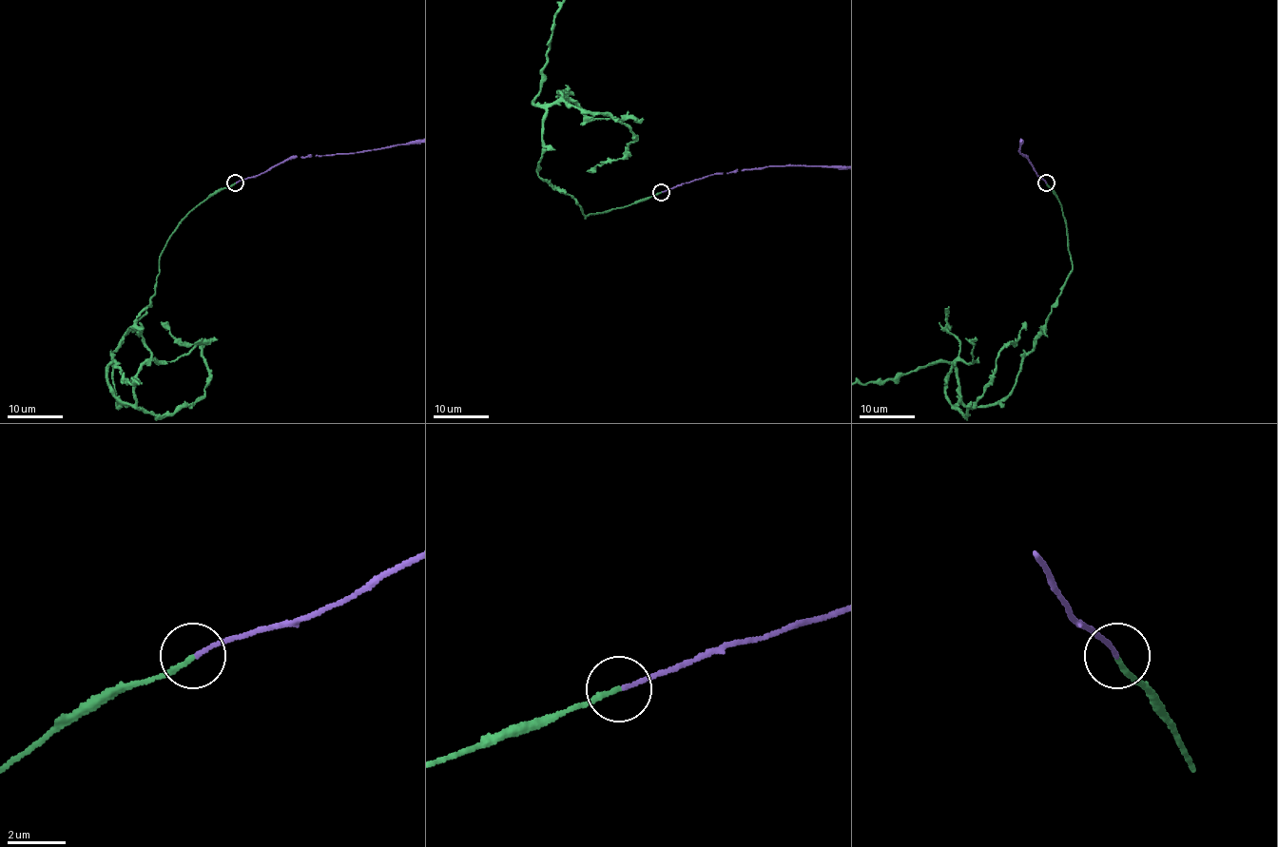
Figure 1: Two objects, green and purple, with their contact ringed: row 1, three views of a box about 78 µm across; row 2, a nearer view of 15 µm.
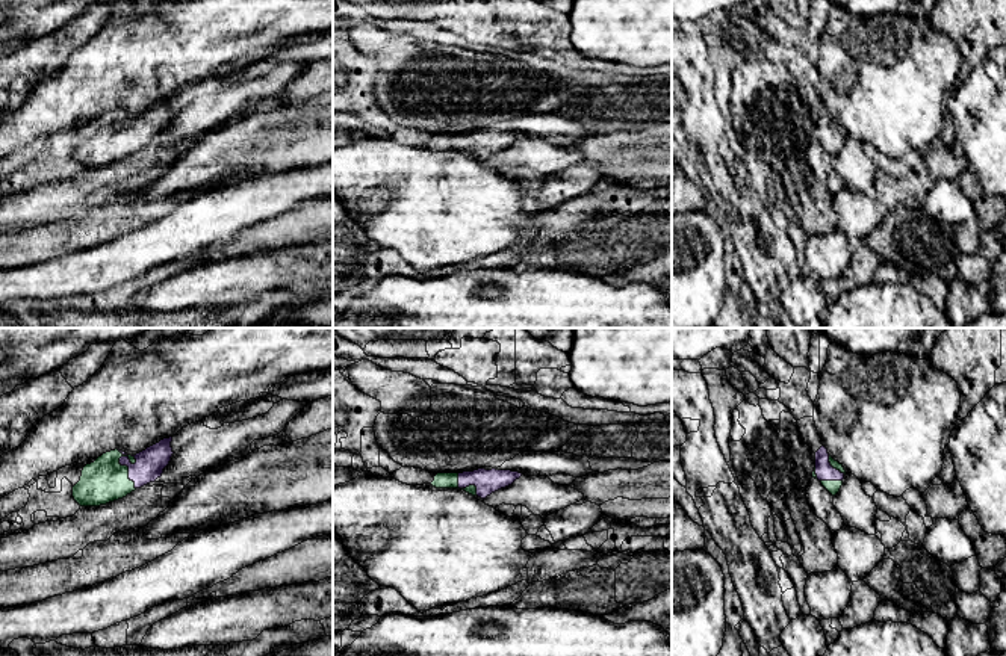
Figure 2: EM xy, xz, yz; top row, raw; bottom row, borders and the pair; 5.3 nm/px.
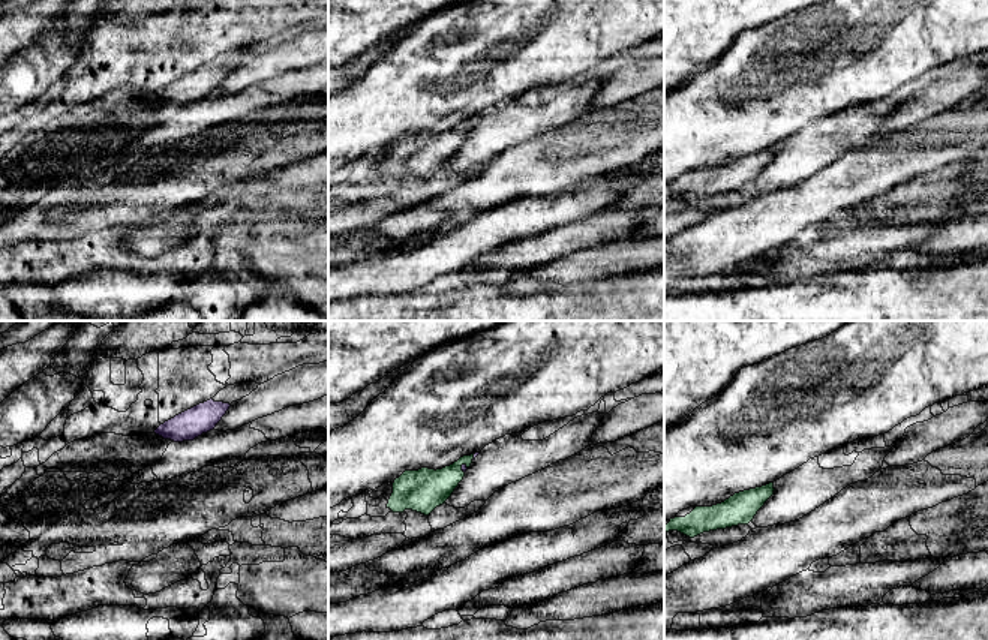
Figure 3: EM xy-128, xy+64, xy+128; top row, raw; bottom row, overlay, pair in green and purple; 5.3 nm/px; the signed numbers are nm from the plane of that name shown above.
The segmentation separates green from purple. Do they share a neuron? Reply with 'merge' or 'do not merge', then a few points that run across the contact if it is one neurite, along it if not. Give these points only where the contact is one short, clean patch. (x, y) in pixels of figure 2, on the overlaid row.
merge; line xy (103, 481), (127, 467), (145, 467), (150, 463)

